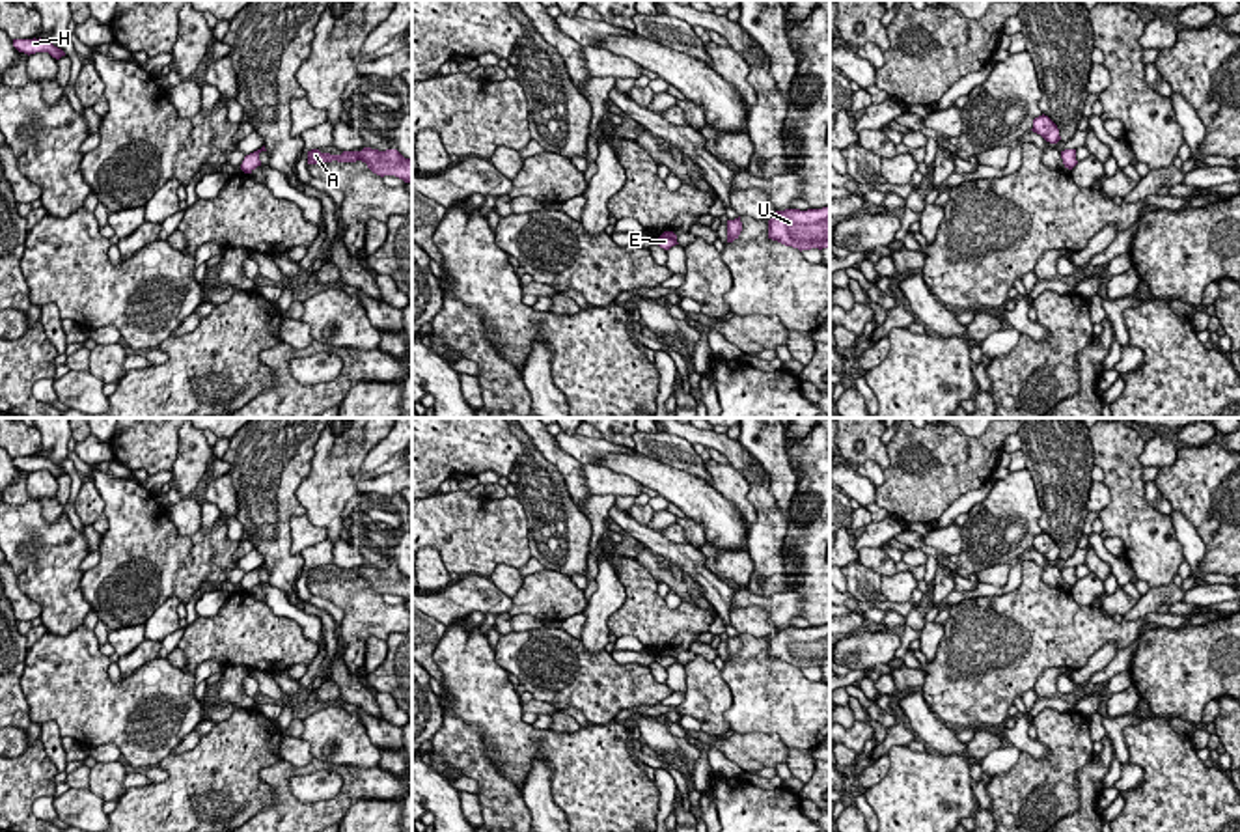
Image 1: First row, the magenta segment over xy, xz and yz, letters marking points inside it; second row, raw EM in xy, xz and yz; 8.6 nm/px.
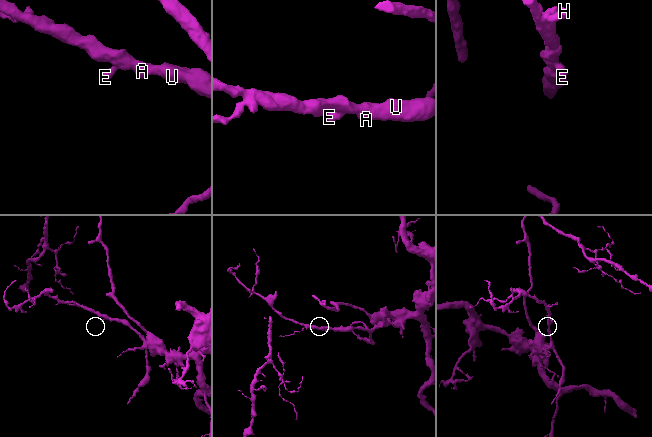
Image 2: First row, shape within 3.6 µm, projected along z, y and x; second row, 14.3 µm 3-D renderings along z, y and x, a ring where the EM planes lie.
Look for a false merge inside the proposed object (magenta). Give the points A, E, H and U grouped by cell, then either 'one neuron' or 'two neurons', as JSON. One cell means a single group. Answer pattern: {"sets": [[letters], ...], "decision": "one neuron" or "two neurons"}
{"sets": [["A", "E", "H", "U"]], "decision": "one neuron"}

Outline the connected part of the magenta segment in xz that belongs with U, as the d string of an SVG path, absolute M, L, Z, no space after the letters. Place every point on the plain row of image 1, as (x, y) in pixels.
M830 625L776 629L768 638L768 657L802 668L830 664Z

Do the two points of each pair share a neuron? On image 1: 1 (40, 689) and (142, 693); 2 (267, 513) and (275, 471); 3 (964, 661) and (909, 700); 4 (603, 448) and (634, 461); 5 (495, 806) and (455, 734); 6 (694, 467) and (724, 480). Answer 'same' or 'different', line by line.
1: same
2: same
3: different
4: different
5: same
6: different

